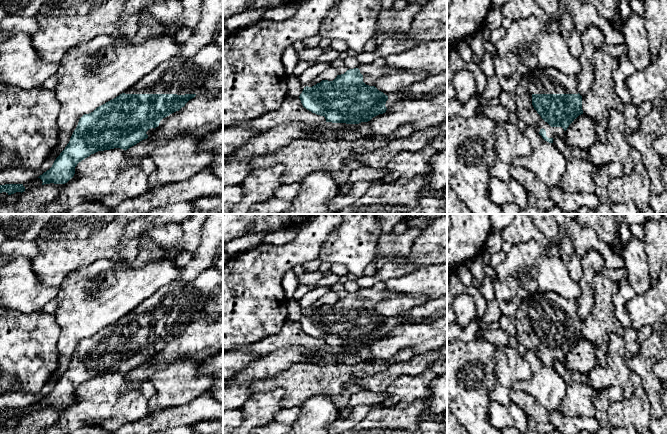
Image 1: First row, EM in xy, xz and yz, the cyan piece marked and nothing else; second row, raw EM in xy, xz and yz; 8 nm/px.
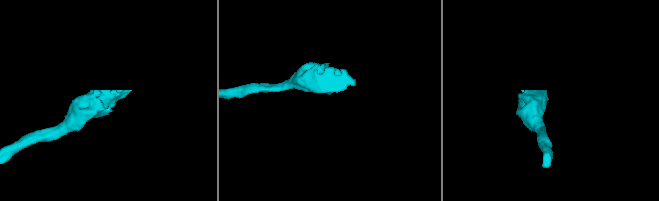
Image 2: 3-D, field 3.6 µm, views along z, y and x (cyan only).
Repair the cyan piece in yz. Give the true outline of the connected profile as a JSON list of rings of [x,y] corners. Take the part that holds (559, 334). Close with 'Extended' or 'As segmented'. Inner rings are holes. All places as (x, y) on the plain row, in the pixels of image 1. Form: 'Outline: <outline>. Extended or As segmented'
Outline: [[[554,292],[528,295],[513,317],[517,351],[524,355],[533,350],[549,367],[555,360],[563,361],[569,349],[583,338],[575,301]]]. Extended

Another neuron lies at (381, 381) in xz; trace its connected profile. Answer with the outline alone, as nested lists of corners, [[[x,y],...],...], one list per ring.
[[[383,371],[377,372],[369,377],[355,379],[355,383],[363,390],[383,392],[387,391],[387,389],[395,380],[398,379],[398,377],[398,375]]]

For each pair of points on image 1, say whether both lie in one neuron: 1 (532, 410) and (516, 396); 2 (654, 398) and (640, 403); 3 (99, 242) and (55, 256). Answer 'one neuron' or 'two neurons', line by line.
1: one neuron
2: two neurons
3: one neuron

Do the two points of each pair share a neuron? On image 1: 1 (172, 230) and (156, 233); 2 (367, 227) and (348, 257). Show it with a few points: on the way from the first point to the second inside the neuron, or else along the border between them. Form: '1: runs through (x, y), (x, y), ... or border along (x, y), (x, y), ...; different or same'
1: runs through (168, 233), (160, 233); same
2: runs through (360, 234), (354, 242), (353, 250); same

